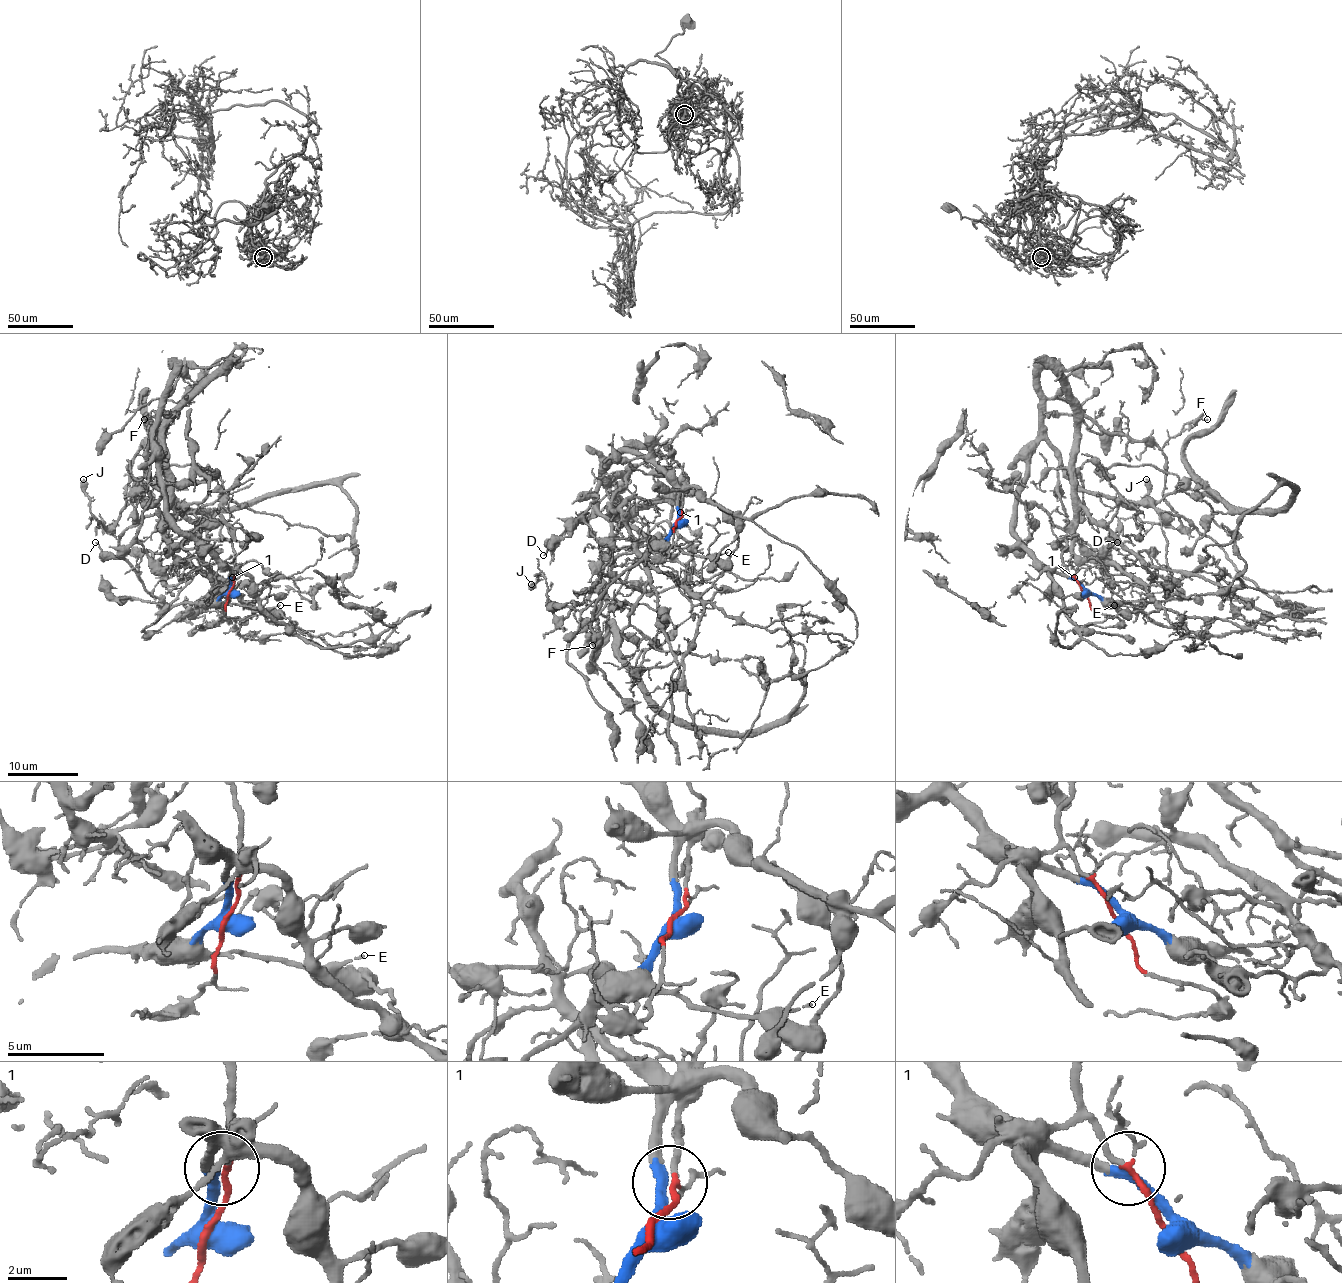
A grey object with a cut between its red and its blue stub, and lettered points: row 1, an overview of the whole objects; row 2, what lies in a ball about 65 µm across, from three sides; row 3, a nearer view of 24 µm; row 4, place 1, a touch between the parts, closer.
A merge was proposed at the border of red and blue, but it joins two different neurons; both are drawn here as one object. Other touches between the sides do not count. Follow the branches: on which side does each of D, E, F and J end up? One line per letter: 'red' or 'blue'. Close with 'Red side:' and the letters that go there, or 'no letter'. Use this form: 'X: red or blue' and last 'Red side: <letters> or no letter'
D: blue
E: blue
F: red
J: red
Red side: F, J

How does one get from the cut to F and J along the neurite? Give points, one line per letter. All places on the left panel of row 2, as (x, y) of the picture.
F: (229, 593), (231, 542), (171, 545), (164, 521), (169, 417), (162, 440), (141, 448), (148, 438), (144, 418)
J: (229, 593), (232, 544), (176, 547), (165, 533), (169, 417), (136, 452), (113, 524), (83, 478)

